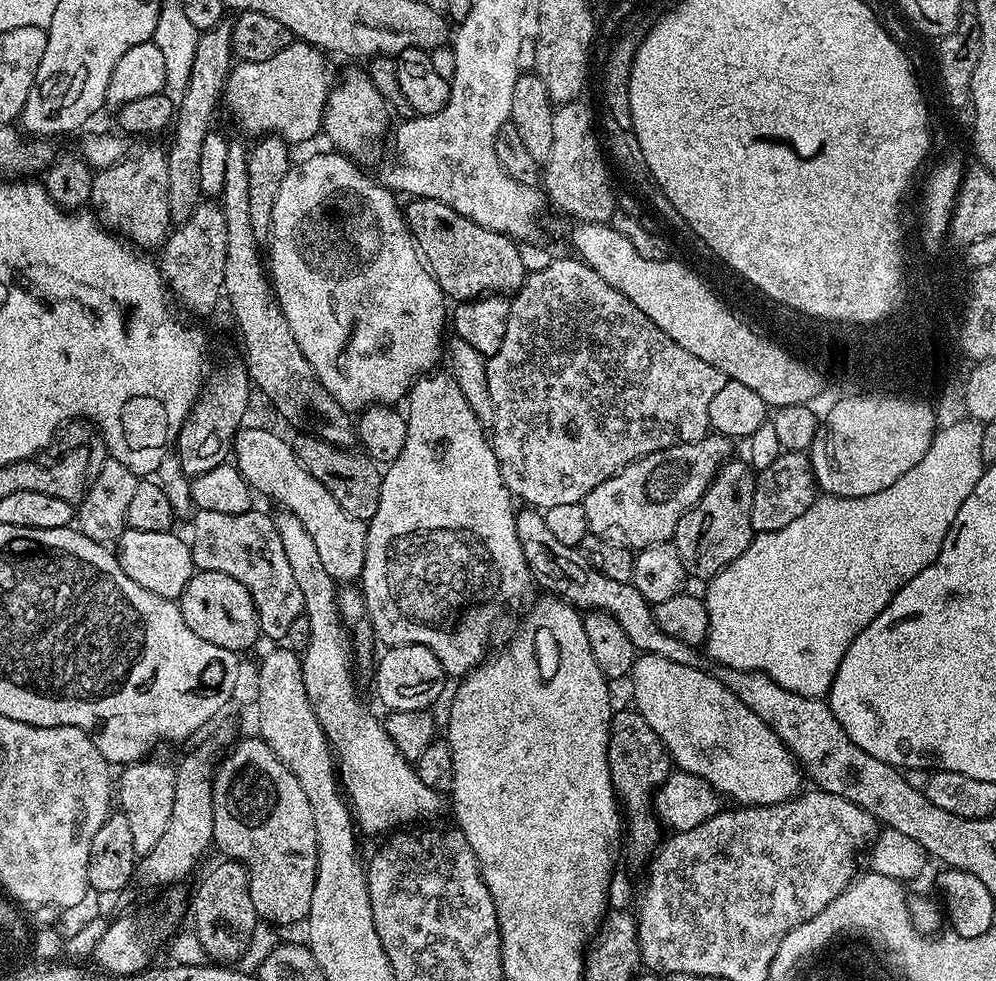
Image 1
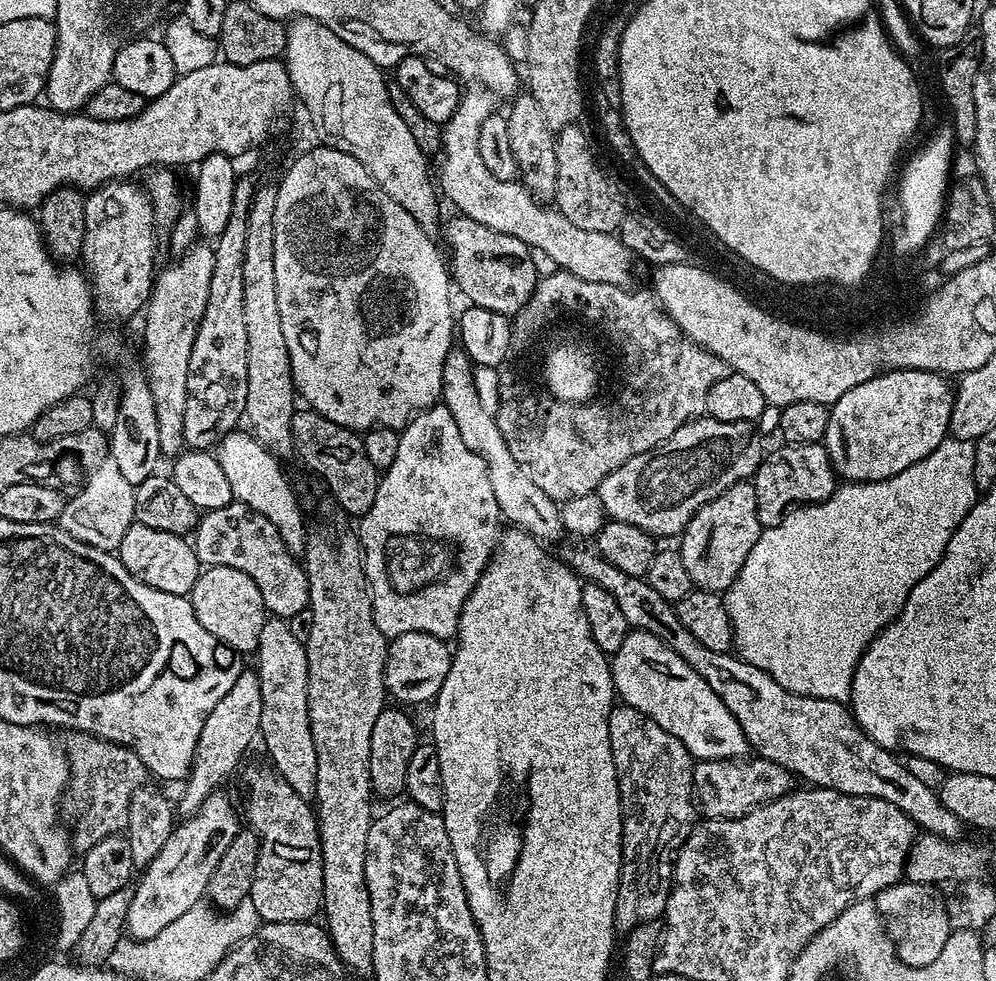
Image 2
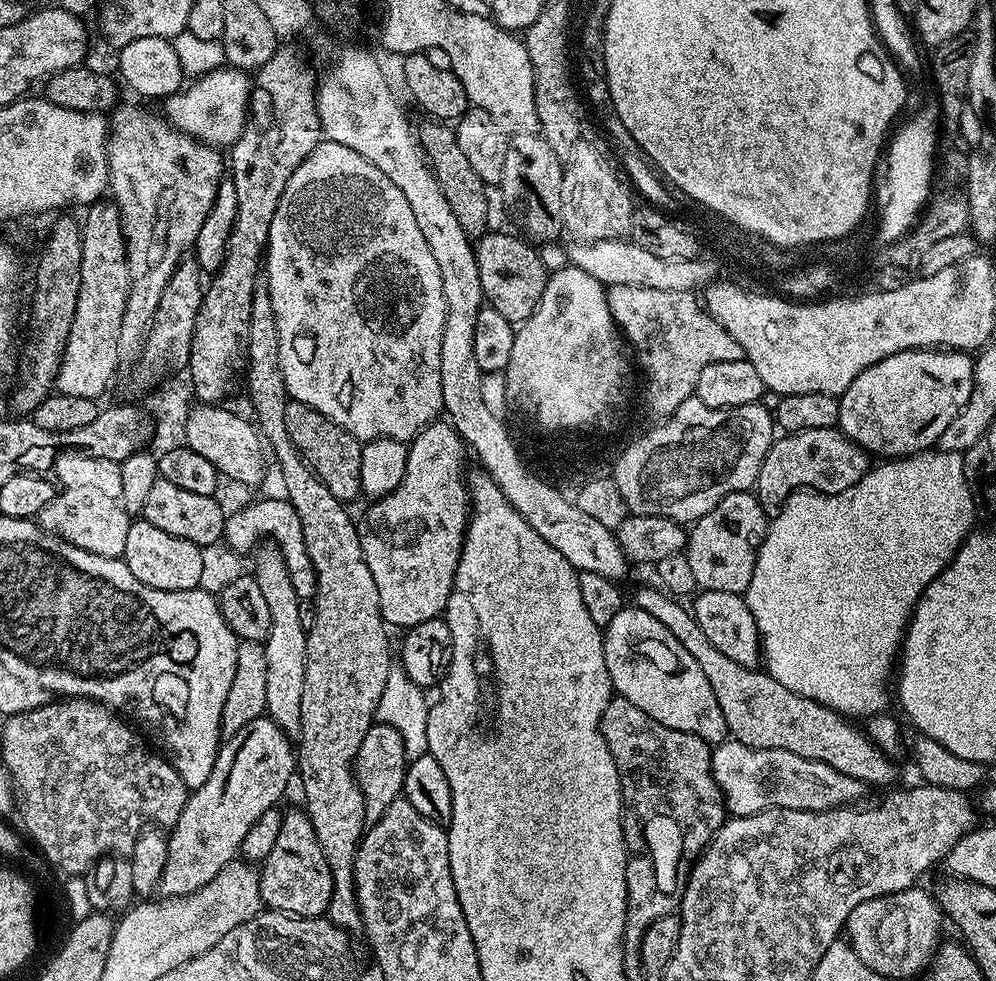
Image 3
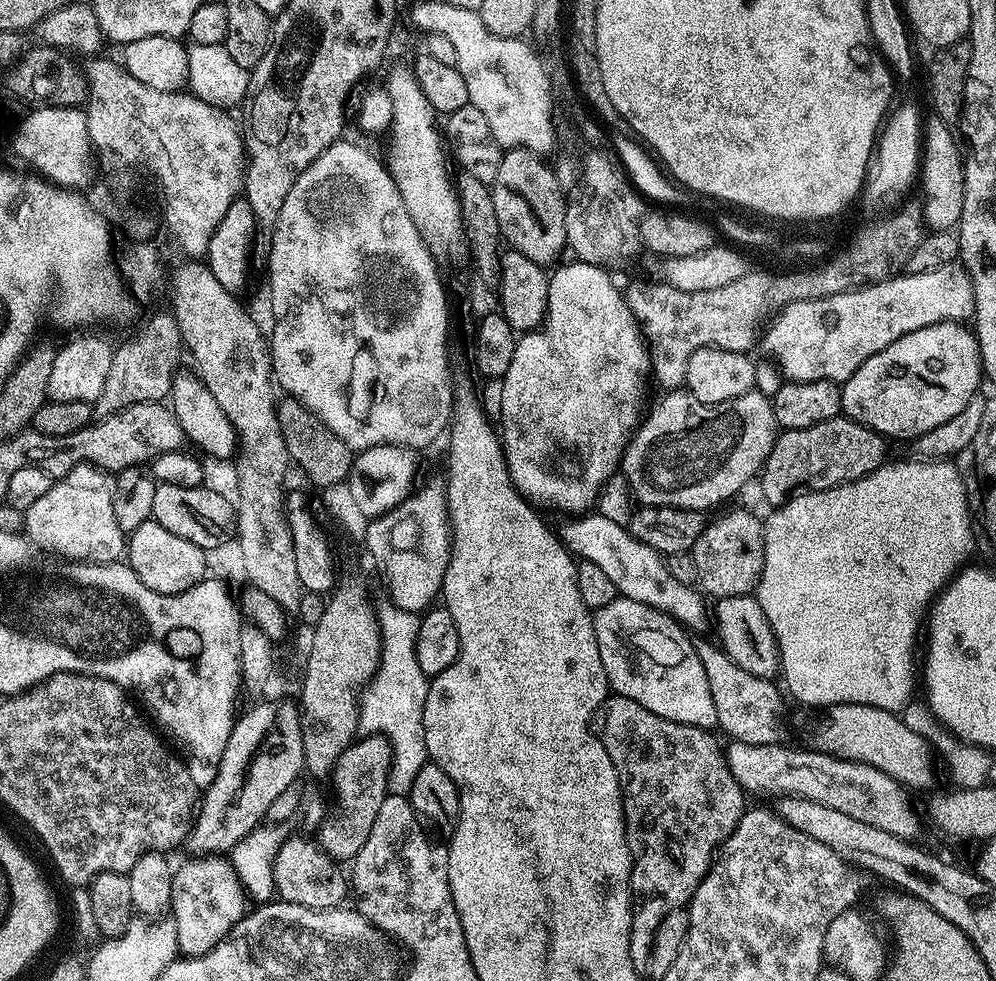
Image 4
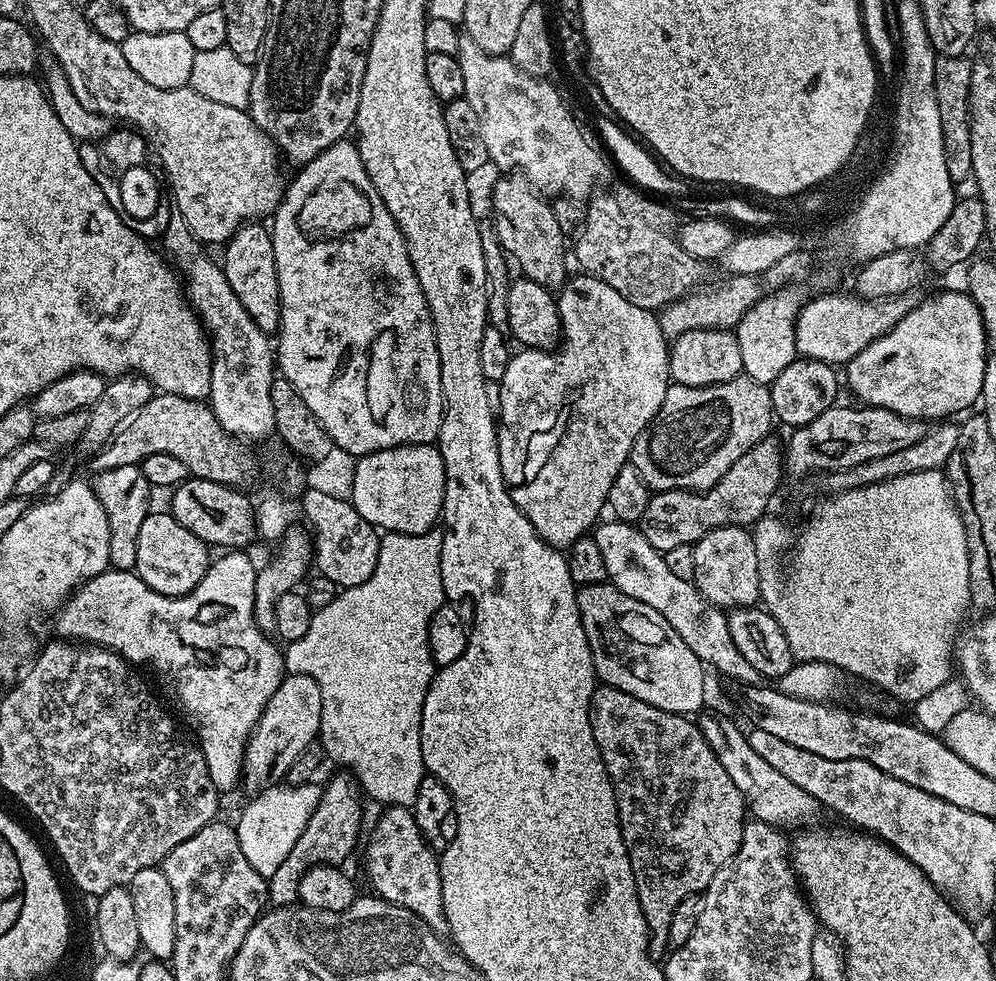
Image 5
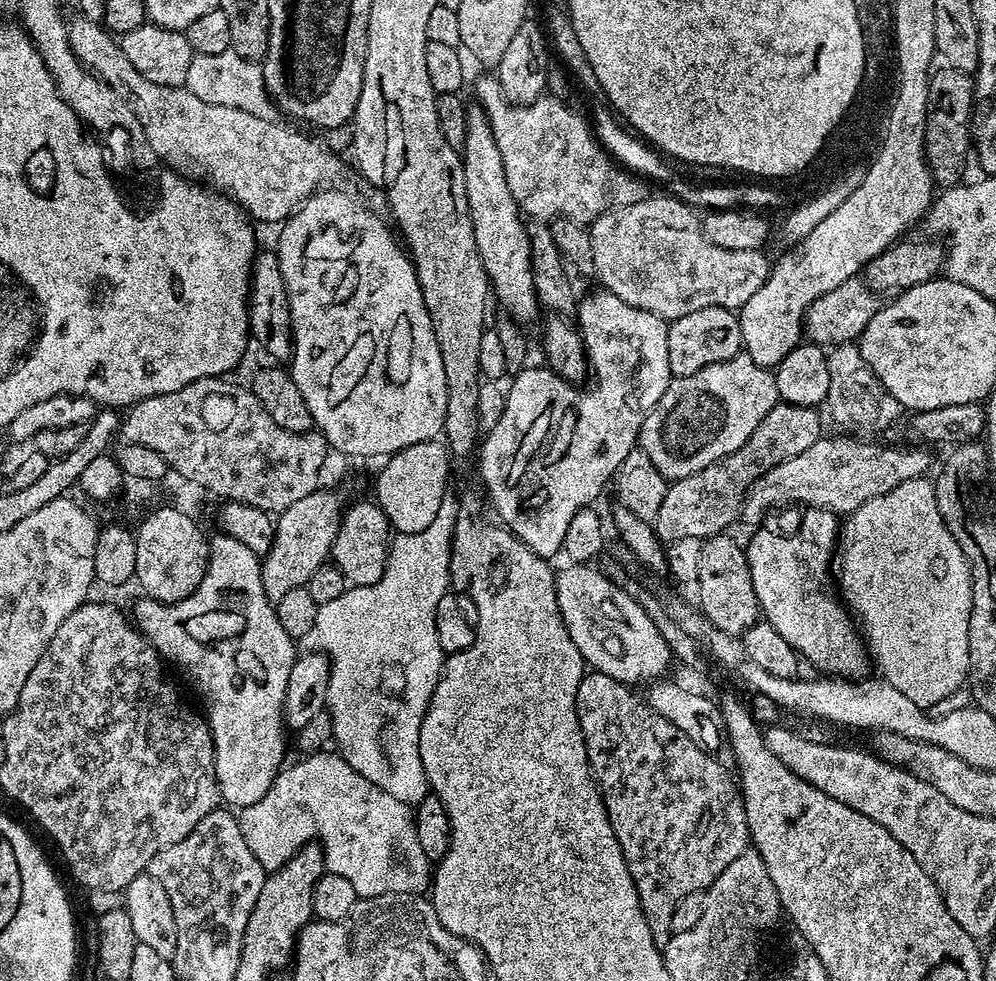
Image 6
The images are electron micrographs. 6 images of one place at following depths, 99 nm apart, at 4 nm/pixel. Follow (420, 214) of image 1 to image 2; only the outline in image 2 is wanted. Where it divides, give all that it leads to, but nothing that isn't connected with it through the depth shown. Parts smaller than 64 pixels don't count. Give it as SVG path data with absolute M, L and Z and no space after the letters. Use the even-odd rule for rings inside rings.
M453 215L453 220L448 224L448 248L452 251L452 260L450 256L450 276L454 281L455 287L462 295L468 299L467 303L473 308L485 308L486 310L494 310L498 314L512 318L516 313L521 312L523 308L530 302L530 298L536 289L538 275L535 272L533 259L531 258L531 250L527 244L521 242L518 238L514 238L510 234L498 234L498 230L490 230L490 226L482 226L482 222L474 222L469 216Z

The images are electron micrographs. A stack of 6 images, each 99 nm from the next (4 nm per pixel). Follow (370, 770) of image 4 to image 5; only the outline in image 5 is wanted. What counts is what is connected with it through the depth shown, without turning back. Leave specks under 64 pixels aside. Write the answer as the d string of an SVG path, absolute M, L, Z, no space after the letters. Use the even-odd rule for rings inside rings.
M340 775L344 776L336 776L328 785L323 785L320 801L314 814L310 814L310 822L306 822L306 830L298 834L298 842L294 842L290 854L286 854L282 866L278 866L278 870L274 870L274 874L267 877L268 900L273 905L295 905L298 900L298 886L311 868L316 868L320 864L343 865L343 860L355 848L356 839L360 836L362 789L351 775Z

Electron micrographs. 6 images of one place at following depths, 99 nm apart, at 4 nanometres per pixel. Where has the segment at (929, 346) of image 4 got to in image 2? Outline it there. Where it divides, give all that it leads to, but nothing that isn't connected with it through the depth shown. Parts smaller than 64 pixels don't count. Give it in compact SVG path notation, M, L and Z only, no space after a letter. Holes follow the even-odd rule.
M893 368L846 390L828 414L828 429L822 441L829 456L835 458L837 477L848 482L861 480L885 480L902 474L906 466L914 466L926 454L930 454L949 435L948 423L952 417L953 385L947 384L938 372L927 372L921 368Z

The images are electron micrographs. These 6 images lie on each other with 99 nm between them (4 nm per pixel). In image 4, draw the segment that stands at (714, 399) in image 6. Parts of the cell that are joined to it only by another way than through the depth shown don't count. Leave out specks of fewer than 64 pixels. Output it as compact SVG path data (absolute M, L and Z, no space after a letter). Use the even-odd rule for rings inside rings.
M672 390L650 412L633 432L622 461L622 474L632 487L633 497L649 508L689 508L704 512L718 507L757 479L778 435L771 399L755 390L717 404L698 402L687 390Z

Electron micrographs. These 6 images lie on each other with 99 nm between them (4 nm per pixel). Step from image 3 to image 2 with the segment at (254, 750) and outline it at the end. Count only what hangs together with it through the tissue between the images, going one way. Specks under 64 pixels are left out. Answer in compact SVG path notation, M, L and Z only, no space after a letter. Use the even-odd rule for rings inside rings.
M220 790L211 792L198 811L181 819L173 827L170 838L166 838L166 846L158 850L158 858L139 873L134 884L134 898L128 903L126 925L127 935L133 941L154 938L154 934L166 930L170 922L182 918L186 910L197 907L205 899L214 866L218 866L226 846L230 846L242 831L237 809L236 812L232 809L231 802L222 793Z

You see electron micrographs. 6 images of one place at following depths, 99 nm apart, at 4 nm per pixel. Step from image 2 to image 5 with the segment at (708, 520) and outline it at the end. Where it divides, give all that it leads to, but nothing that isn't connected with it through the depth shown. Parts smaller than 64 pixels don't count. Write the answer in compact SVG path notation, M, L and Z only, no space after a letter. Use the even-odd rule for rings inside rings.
M731 524L710 530L710 534L691 545L691 550L694 554L692 580L714 606L723 610L750 608L760 600L758 550L754 550L754 538L747 527Z

